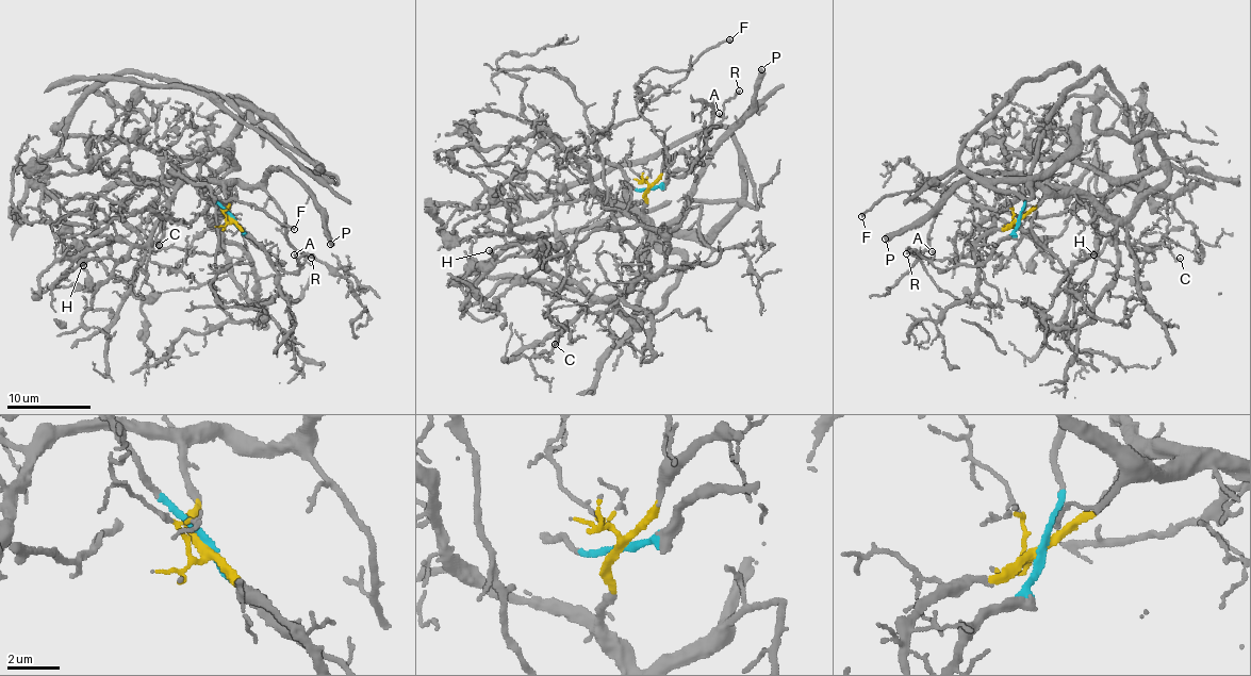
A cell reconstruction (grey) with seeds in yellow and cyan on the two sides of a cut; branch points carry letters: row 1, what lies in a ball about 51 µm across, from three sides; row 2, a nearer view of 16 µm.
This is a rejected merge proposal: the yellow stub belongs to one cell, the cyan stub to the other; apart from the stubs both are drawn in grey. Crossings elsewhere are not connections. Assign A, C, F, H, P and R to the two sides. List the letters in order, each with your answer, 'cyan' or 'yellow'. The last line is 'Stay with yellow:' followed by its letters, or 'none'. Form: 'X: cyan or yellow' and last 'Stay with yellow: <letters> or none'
A: cyan
C: yellow
F: cyan
H: yellow
P: yellow
R: cyan
Stay with yellow: C, H, P

